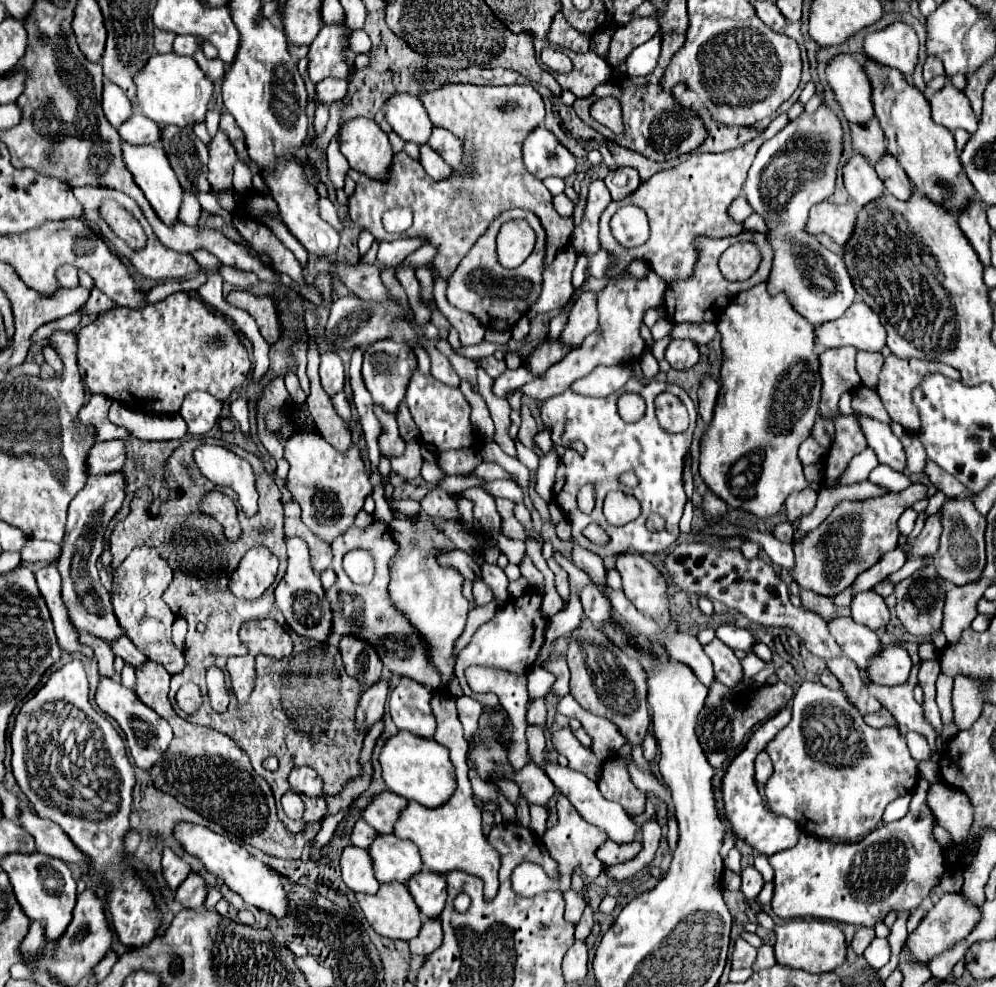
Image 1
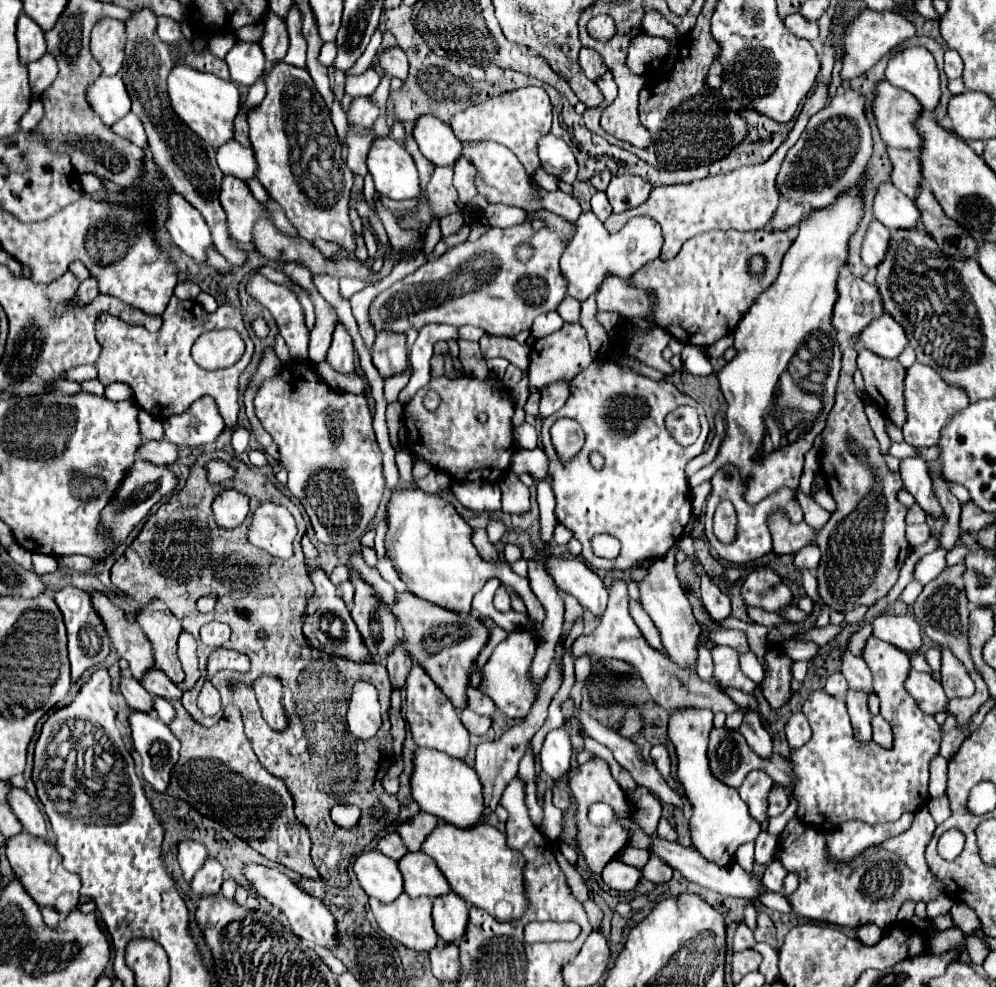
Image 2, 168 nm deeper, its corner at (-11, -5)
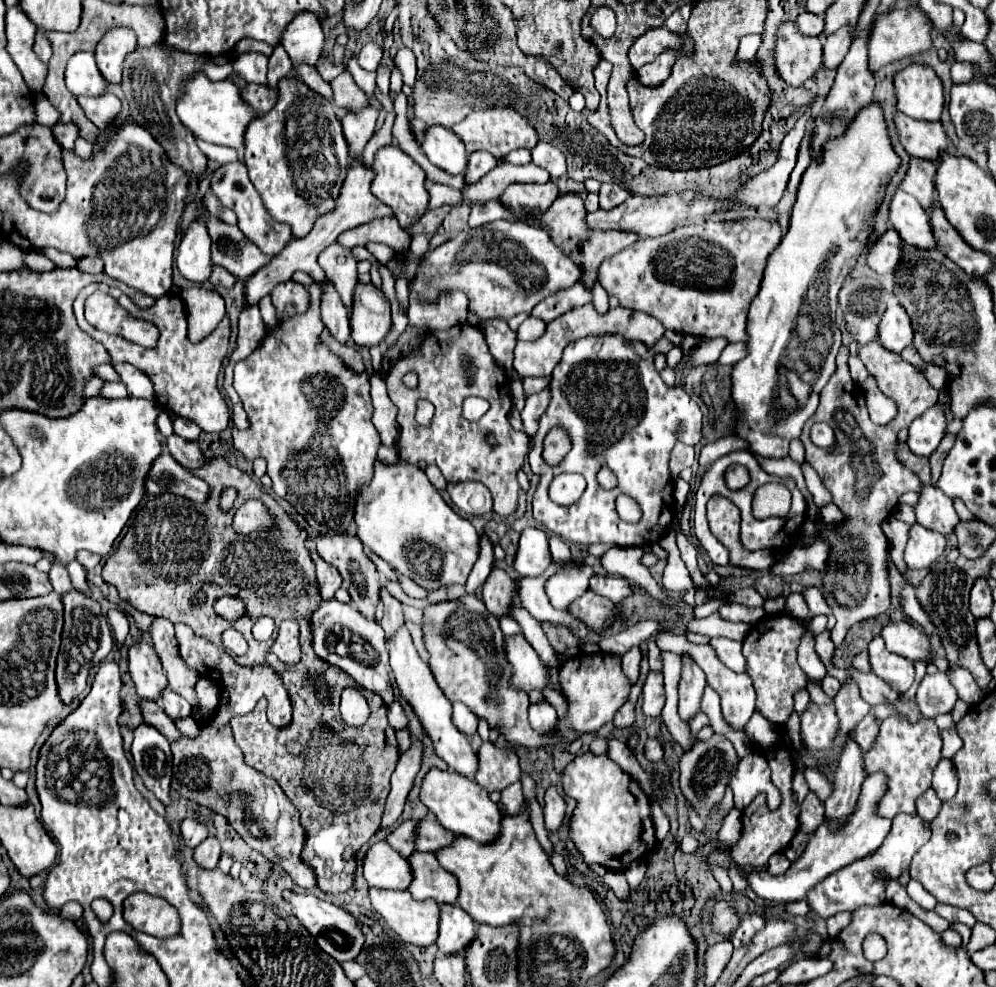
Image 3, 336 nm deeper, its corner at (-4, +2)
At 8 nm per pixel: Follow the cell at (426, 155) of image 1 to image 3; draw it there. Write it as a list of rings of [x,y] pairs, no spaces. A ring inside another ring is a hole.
[[[473,152],[473,154],[469,154],[469,164],[467,164],[467,170],[465,170],[465,182],[467,184],[477,182],[481,176],[485,176],[495,166],[497,166],[497,160],[489,152]]]

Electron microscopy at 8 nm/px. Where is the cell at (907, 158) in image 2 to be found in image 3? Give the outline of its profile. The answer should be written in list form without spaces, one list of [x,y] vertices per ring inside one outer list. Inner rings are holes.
[[[909,156],[909,168],[899,184],[899,190],[905,190],[907,194],[915,196],[925,210],[931,208],[935,202],[935,188],[933,188],[933,178],[935,178],[937,166],[929,160],[917,160],[917,156]]]

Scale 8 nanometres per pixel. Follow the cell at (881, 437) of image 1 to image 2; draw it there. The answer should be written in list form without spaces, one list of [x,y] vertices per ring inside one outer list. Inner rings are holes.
[[[918,457],[902,459],[900,475],[902,475],[906,491],[916,499],[916,503],[926,511],[926,515],[930,515],[934,519],[944,517],[944,511],[934,495],[934,487],[932,487],[932,479],[928,475],[926,461],[922,461]]]

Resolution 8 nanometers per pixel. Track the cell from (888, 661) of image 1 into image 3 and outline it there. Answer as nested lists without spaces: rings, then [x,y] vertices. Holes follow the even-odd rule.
[[[945,672],[925,674],[917,688],[917,708],[923,716],[935,718],[937,714],[951,712],[957,702],[957,692]]]

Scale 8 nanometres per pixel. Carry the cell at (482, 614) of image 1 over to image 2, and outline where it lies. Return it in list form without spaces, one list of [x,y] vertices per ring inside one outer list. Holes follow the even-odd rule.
[[[468,687],[468,707],[476,713],[482,713],[486,717],[490,717],[494,721],[494,713],[496,713],[496,705],[490,697],[486,697],[482,691],[476,691],[472,687]]]

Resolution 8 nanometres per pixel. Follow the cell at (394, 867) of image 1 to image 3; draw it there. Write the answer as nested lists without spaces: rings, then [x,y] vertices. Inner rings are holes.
[[[413,852],[409,864],[413,866],[413,884],[407,890],[415,900],[431,898],[439,904],[457,900],[457,878],[443,870],[431,852]]]

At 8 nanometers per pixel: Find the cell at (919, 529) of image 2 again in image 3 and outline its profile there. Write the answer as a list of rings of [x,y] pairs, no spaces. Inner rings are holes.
[[[913,524],[909,530],[909,542],[905,548],[905,562],[909,568],[921,570],[933,566],[945,550],[945,536],[933,532],[921,524]]]

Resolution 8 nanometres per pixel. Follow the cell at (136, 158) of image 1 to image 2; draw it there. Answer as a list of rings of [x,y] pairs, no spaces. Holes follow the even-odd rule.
[[[176,191],[170,193],[168,205],[170,217],[166,227],[174,243],[196,263],[206,263],[206,249],[212,245],[212,237],[204,217],[186,199],[180,199]]]

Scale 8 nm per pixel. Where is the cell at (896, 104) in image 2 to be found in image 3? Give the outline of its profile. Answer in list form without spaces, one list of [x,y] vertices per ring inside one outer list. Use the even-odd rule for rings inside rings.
[[[897,112],[895,126],[897,126],[899,142],[911,156],[937,162],[939,152],[951,148],[951,140],[947,138],[941,122],[933,124],[925,120],[913,120],[911,116]]]

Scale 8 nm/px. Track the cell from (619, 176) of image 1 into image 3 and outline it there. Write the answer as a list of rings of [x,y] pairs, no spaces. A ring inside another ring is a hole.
[[[601,184],[601,190],[599,190],[599,206],[603,210],[611,210],[615,206],[619,206],[623,200],[627,200],[631,196],[631,192],[623,186],[623,184]]]

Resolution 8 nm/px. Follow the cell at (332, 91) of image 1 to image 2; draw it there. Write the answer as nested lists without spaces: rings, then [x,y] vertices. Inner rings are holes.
[[[372,67],[366,69],[362,75],[356,77],[346,77],[346,87],[344,91],[352,97],[360,97],[360,95],[372,95],[376,91],[380,83],[380,75],[378,71],[374,71]]]

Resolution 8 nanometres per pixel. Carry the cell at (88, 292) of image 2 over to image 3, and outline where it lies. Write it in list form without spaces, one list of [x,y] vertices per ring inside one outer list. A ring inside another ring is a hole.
[[[87,256],[87,258],[81,258],[81,260],[77,262],[77,268],[79,268],[81,272],[99,274],[99,272],[103,272],[103,262],[101,262],[101,258],[97,258],[97,256]]]

